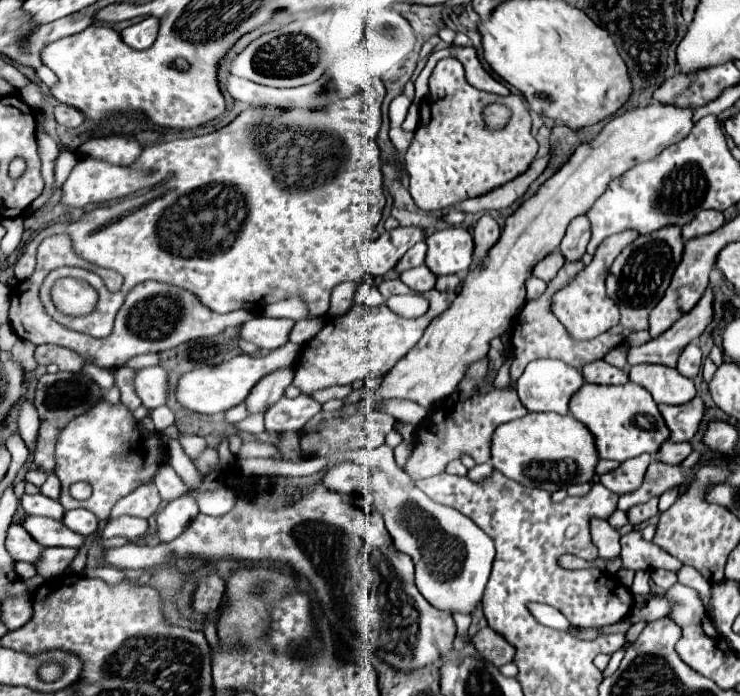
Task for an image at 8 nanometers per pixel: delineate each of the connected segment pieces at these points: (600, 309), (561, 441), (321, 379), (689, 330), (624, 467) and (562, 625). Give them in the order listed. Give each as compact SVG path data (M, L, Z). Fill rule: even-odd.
M621 231L621 233L615 233L611 237L607 237L595 251L593 255L593 261L587 265L585 271L581 271L565 289L561 289L555 297L553 297L553 313L559 321L563 321L567 333L573 337L573 339L579 339L579 341L589 341L589 339L595 339L597 335L609 331L611 327L617 325L619 321L619 309L615 305L615 301L611 297L607 297L605 293L605 271L609 271L611 263L615 261L615 257L629 245L633 243L633 239L637 239L637 231Z
M527 413L525 417L495 429L491 461L493 467L505 477L519 481L521 485L553 493L557 489L567 489L567 483L589 483L595 475L599 453L593 433L575 417L555 413Z
M431 289L423 293L423 297L429 301L429 309L417 319L401 319L385 303L377 307L355 303L345 315L333 317L311 341L305 343L301 359L295 367L293 385L299 387L301 393L311 395L313 391L327 389L331 385L351 385L357 379L369 379L387 373L421 339L427 325L445 309L449 309L457 293L441 293Z
M707 289L703 299L689 313L685 313L685 317L681 317L681 321L677 321L671 329L667 329L663 335L655 337L653 341L647 341L639 347L631 347L627 351L627 365L659 363L675 367L681 349L685 349L685 345L689 345L691 341L699 339L699 335L711 323L713 319L711 305L713 305L713 293Z
M647 453L641 457L635 457L633 461L625 461L611 473L601 475L601 483L617 495L631 493L643 483L643 475L647 471L649 461L651 461L651 455L647 455Z
M529 603L527 605L529 613L541 623L541 625L547 625L547 627L555 627L555 629L561 629L561 631L567 631L571 627L571 623L551 605L545 605L545 603Z

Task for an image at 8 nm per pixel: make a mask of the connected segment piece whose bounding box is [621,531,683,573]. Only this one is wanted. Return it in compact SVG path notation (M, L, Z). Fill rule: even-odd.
M631 531L625 537L621 537L621 557L623 557L623 567L627 569L667 569L671 573L679 573L683 567L681 561L675 557L669 557L663 549L657 549L651 541L643 541L639 531Z

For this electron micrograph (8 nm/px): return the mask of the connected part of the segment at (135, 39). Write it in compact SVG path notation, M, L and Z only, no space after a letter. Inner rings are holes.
M147 17L147 19L143 19L143 21L139 21L139 23L123 29L121 37L133 49L147 49L157 39L159 27L160 21L158 21L157 17Z

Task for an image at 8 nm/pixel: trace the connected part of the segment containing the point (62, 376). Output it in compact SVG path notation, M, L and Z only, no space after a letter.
M83 371L81 373L55 373L55 375L49 375L45 373L41 379L39 379L39 387L35 391L35 407L39 411L39 421L41 421L41 427L39 427L39 435L37 435L37 445L35 445L35 465L43 471L53 471L55 469L55 457L53 457L53 449L55 449L55 439L57 439L57 433L73 419L77 417L77 413L85 413L85 409L91 409L91 405L95 405L97 401L101 399L101 389L99 385L89 379L89 375L85 375Z

